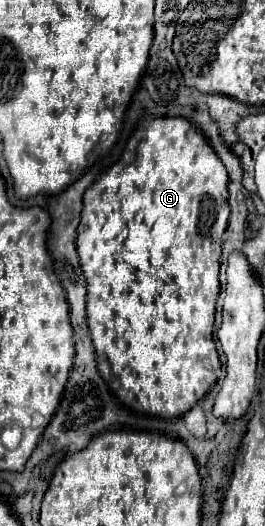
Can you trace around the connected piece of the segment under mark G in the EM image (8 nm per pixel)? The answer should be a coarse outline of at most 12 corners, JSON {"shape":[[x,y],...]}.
{"shape":[[144,114],[84,192],[98,368],[182,416],[221,363],[228,174]]}

